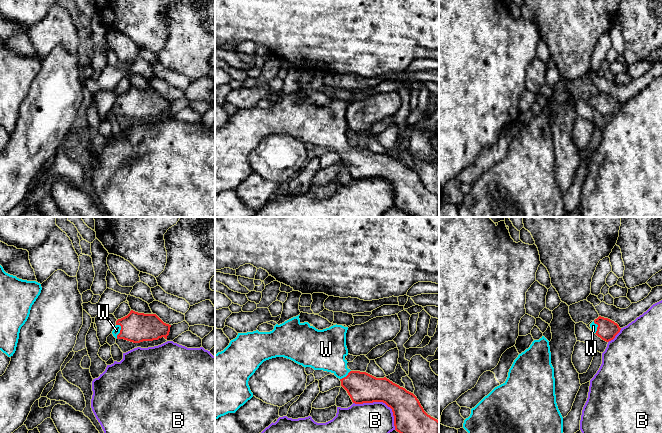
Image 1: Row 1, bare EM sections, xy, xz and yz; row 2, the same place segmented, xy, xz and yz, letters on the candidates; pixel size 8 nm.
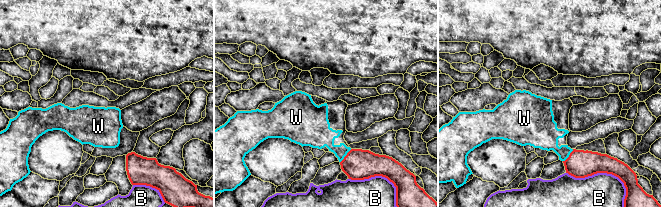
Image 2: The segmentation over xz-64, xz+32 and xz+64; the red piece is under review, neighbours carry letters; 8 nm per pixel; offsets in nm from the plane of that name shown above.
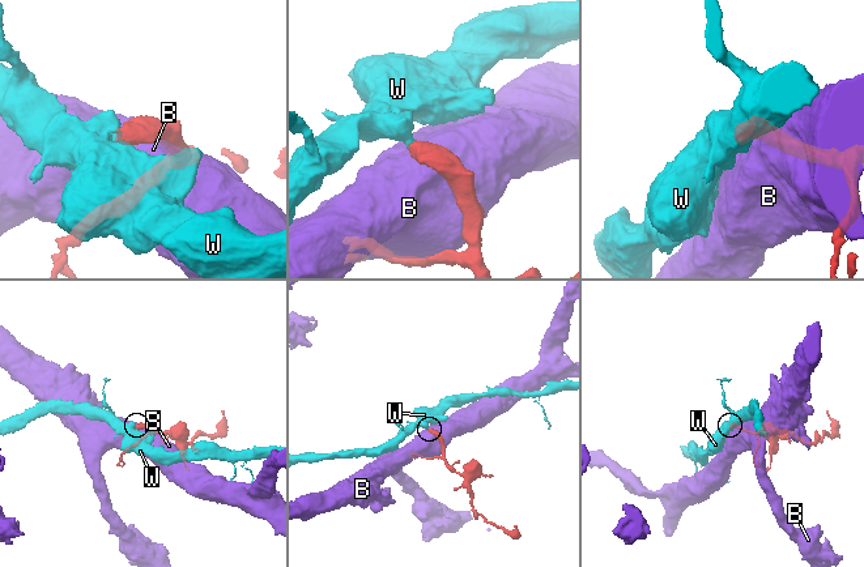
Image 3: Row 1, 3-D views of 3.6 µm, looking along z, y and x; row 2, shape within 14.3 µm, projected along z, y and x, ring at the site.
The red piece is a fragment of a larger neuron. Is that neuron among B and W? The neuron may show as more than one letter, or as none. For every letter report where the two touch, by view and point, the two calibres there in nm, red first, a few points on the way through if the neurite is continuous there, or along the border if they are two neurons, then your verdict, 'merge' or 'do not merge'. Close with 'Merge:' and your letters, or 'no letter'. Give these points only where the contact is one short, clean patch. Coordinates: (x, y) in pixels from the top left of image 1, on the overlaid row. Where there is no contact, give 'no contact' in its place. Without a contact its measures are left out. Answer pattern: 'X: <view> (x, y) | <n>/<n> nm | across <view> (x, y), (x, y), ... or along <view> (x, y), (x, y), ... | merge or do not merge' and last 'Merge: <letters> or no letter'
B: xz (382, 401) | 260/240 nm | do not merge
W: xy (120, 331) | 240/60 nm | across xy (136, 327), (125, 328), (120, 331), (116, 330) | merge
Merge: W

